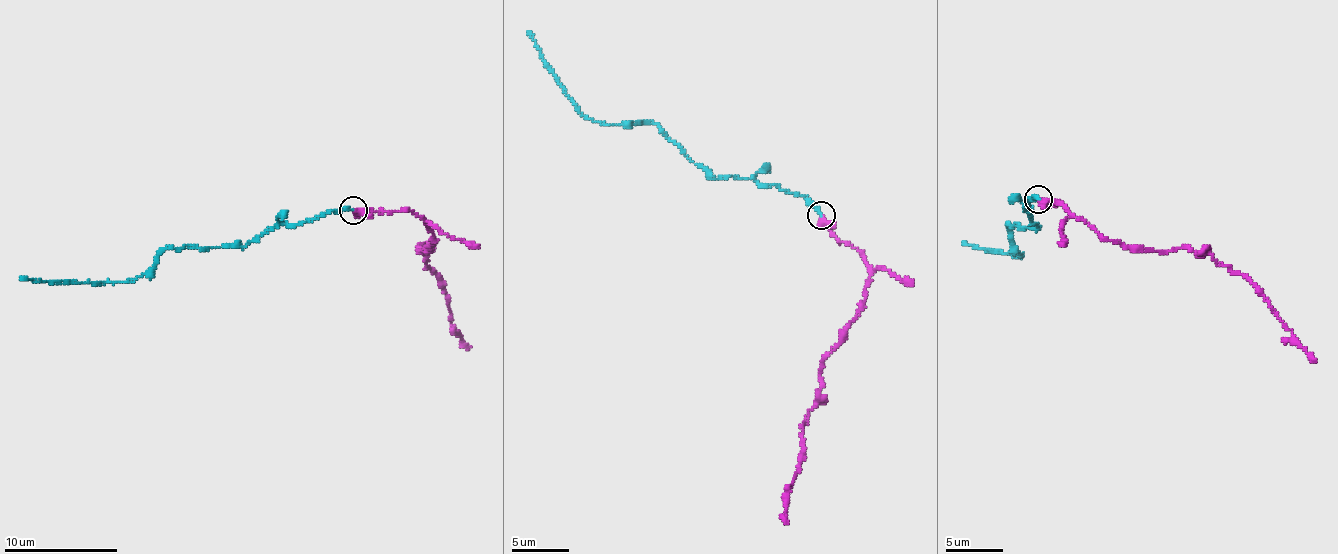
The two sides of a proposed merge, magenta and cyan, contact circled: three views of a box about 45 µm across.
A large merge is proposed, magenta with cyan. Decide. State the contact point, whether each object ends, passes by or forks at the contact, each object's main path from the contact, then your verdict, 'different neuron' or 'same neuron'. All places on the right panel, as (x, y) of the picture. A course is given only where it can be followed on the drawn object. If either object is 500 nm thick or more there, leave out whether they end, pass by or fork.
at (1038, 199); magenta passes by; cyan ends there; magenta runs (1039, 198), (1062, 205), (1123, 246), (1182, 248), (1209, 254), (1239, 271), (1316, 362); cyan runs (1039, 198), (1029, 197), (1025, 210), (1030, 210), (1037, 229), (1007, 224), (1023, 256), (988, 252), (963, 241); same neuron

